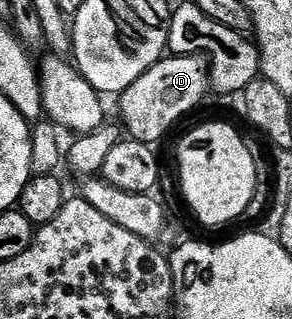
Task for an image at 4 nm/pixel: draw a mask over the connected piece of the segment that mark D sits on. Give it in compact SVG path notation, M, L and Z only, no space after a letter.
M167 54L164 60L157 60L147 67L145 74L141 74L137 82L133 82L133 86L117 96L120 116L118 119L126 135L130 139L152 146L158 145L158 140L186 112L193 111L206 98L207 92L209 93L209 65L204 57Z

